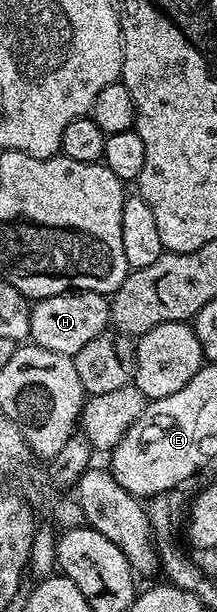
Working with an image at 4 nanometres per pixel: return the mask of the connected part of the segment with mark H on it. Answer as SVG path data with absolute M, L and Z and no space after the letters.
M73 292L50 296L31 304L29 318L30 343L45 350L57 350L57 354L75 357L77 350L85 346L97 334L108 331L111 324L111 301L102 292Z

